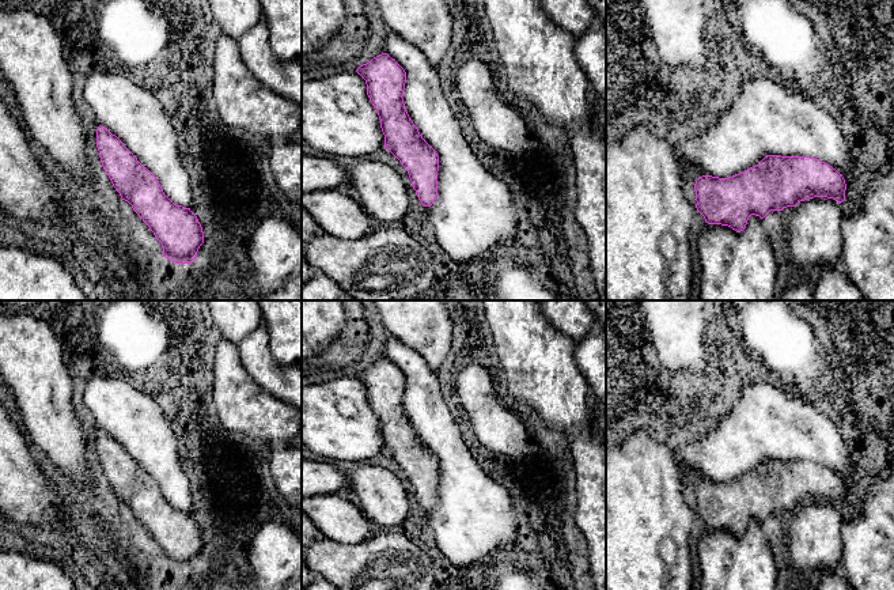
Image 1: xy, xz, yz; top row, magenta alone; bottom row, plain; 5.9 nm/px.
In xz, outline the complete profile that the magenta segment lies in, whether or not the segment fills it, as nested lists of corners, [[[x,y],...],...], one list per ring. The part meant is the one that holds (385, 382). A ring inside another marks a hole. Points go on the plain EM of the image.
[[[382,358],[356,377],[365,385],[367,400],[379,420],[385,453],[406,473],[421,508],[432,510],[437,502],[439,461],[405,413],[405,374],[387,358]]]

